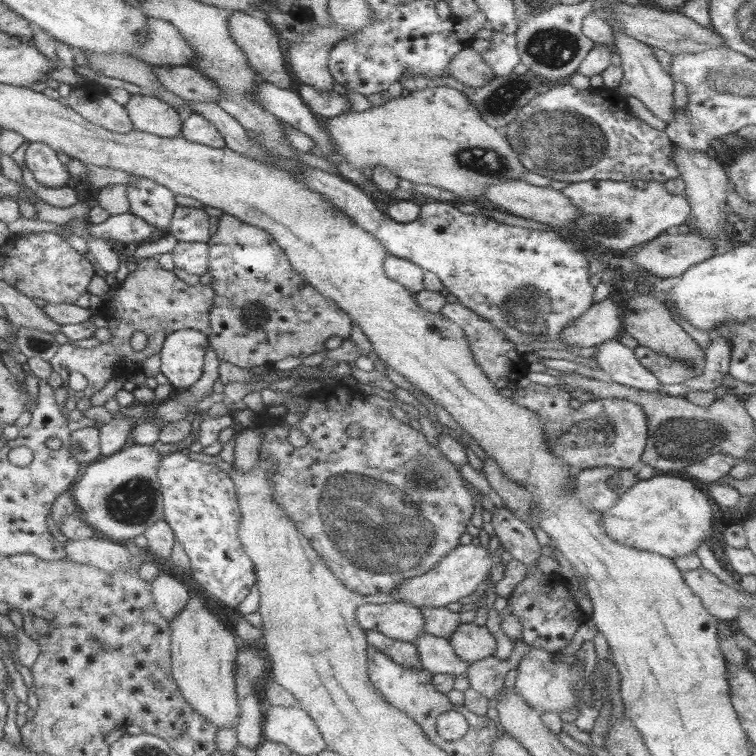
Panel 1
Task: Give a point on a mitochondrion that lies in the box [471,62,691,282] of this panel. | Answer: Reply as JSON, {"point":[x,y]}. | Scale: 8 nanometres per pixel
{"point":[560,139]}

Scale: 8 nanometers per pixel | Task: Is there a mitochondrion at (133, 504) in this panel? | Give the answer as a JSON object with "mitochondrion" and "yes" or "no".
{"mitochondrion":"yes"}

